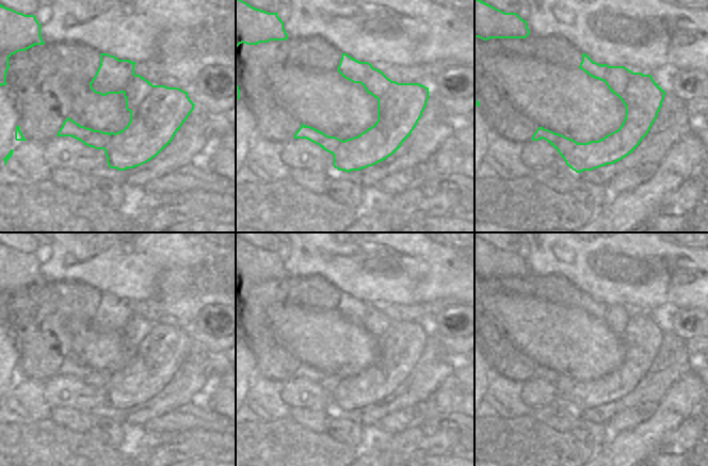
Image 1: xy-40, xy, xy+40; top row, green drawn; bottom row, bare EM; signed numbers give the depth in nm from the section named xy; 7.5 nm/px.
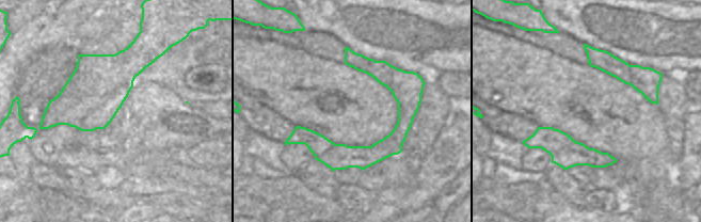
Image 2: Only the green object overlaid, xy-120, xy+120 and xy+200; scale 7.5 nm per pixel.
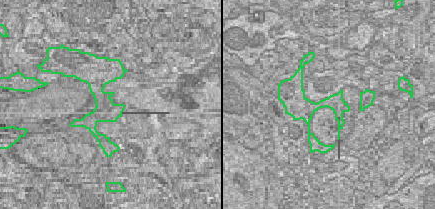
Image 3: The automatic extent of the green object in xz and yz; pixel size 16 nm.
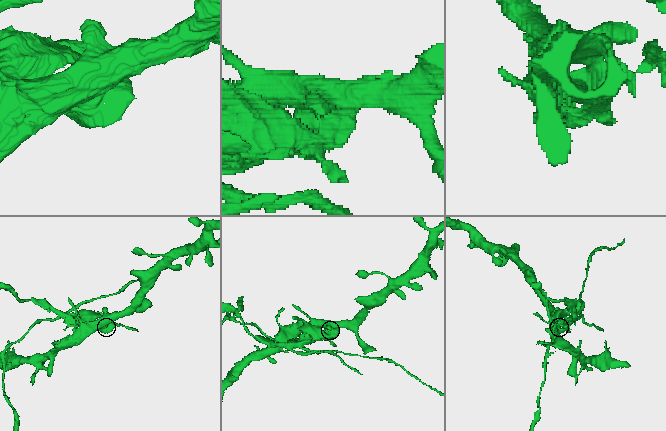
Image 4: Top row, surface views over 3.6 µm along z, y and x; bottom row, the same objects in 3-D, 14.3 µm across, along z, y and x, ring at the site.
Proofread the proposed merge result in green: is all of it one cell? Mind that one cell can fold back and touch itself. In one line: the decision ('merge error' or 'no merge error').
merge error

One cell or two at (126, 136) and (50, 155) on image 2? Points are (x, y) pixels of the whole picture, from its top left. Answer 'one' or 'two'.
one

